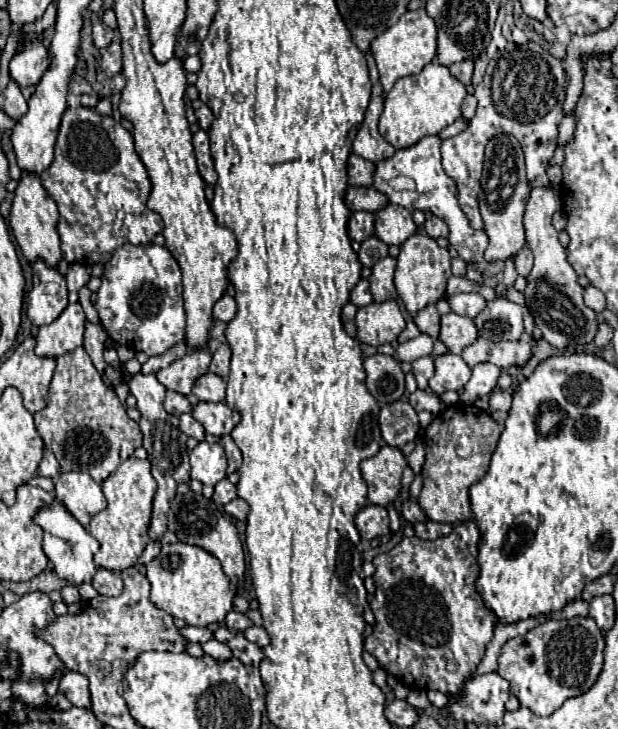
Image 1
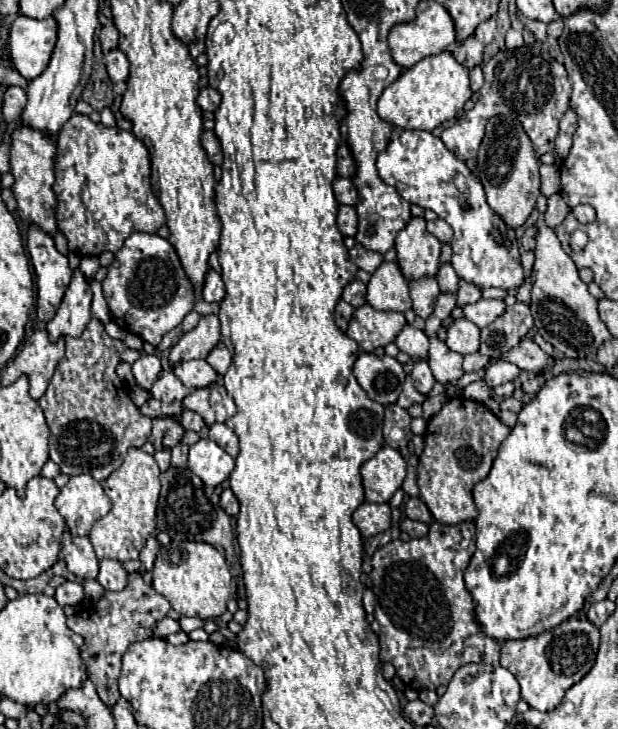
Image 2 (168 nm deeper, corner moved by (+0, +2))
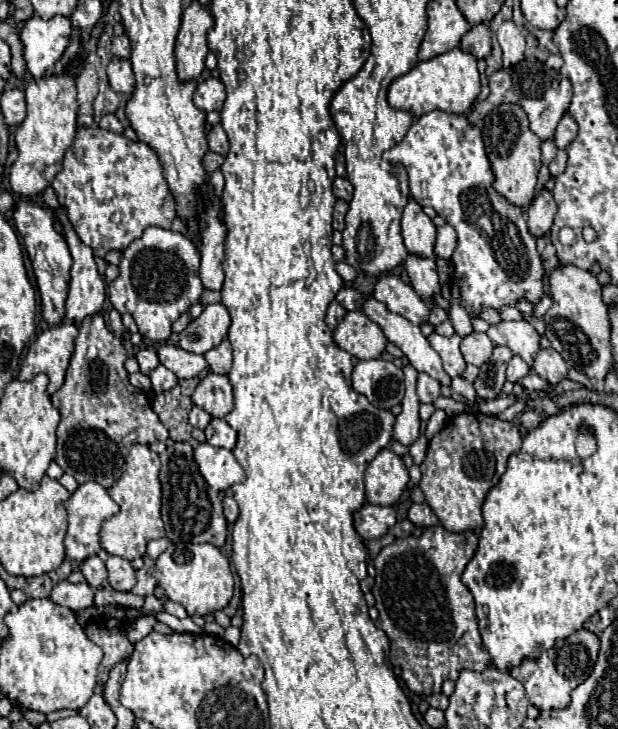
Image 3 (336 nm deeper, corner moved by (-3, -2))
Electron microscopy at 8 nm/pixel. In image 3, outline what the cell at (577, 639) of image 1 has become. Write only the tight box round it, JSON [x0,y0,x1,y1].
[510,628,600,710]

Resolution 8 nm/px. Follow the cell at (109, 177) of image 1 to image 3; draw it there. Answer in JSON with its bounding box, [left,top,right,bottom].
[52,128,176,256]

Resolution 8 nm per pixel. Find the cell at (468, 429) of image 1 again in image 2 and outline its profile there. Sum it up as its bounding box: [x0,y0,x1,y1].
[417,398,511,524]

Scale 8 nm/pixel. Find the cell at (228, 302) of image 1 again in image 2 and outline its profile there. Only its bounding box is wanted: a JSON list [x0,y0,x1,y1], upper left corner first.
[201,270,227,304]

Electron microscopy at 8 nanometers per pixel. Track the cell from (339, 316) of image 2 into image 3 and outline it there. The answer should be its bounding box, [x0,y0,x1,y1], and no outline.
[324,300,346,330]

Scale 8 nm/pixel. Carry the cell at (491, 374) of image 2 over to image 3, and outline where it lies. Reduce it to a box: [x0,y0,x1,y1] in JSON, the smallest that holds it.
[506,356,530,382]

